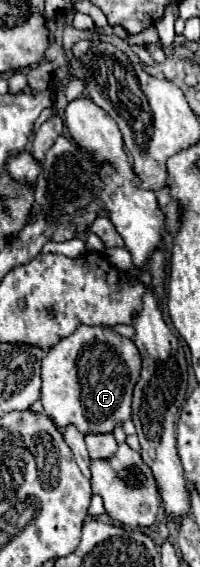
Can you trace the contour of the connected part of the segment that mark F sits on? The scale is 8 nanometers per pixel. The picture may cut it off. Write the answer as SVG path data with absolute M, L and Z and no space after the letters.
M76 328L70 336L62 338L50 348L42 362L42 404L44 412L56 422L58 428L74 424L82 434L86 432L112 432L114 426L130 418L130 400L136 378L140 374L140 354L130 338L116 334L112 328Z

